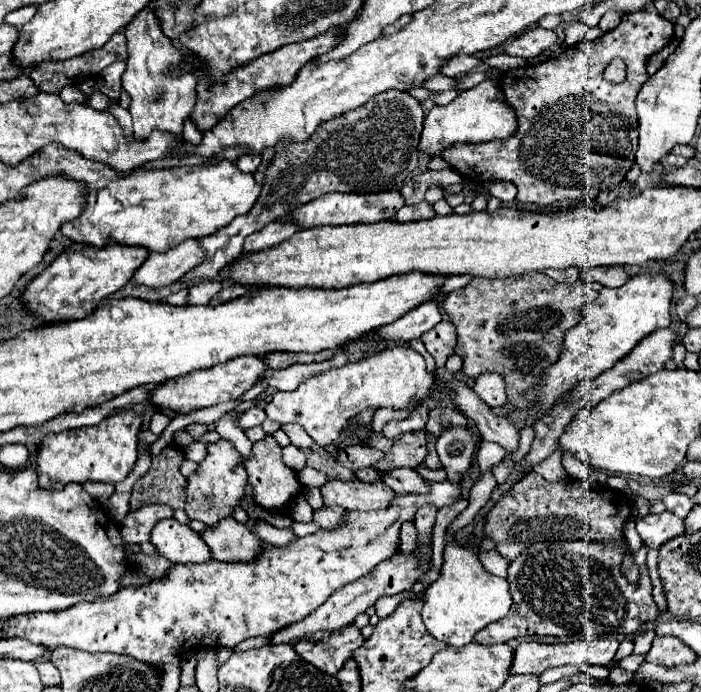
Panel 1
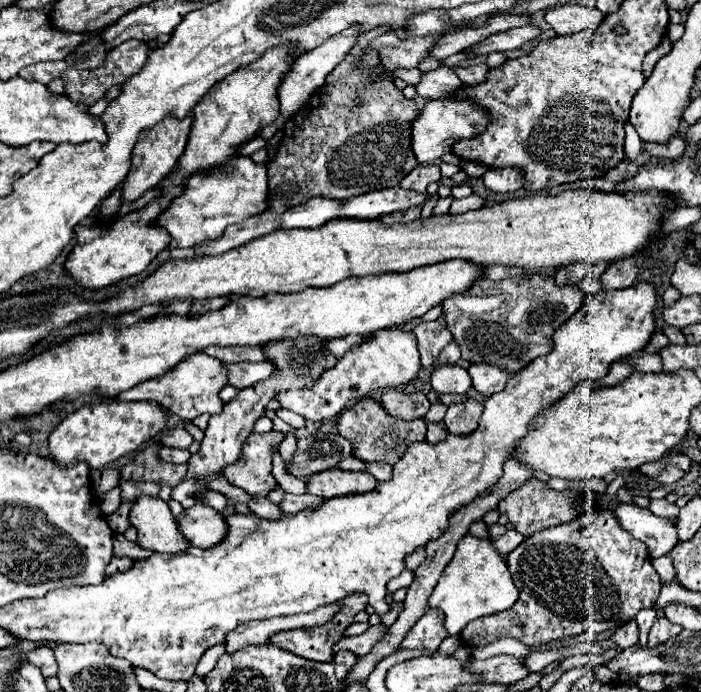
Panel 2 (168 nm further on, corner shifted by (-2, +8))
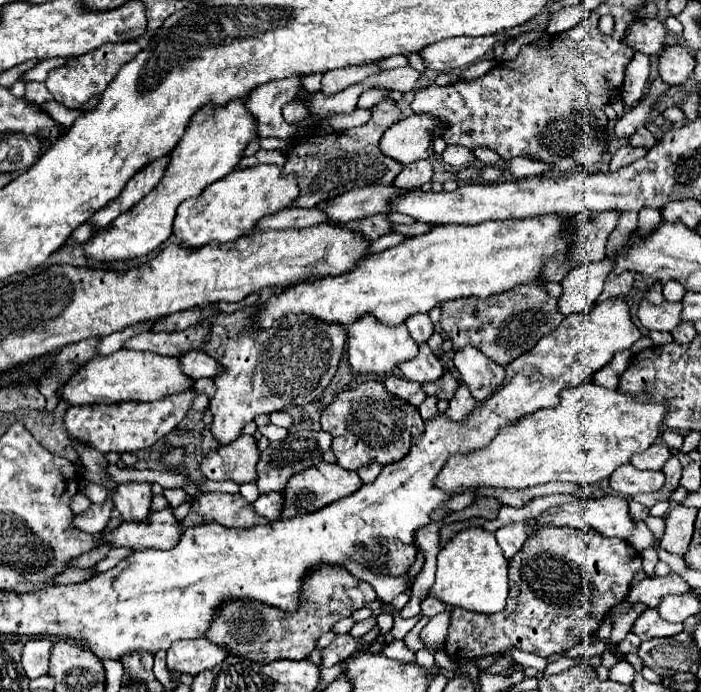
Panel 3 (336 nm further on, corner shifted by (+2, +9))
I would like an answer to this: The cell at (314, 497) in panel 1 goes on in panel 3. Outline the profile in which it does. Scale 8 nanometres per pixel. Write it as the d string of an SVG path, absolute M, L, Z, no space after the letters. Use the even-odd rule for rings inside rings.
M266 425L266 427L258 427L258 431L268 439L268 441L282 441L288 431L282 429L282 427L276 427L276 425Z

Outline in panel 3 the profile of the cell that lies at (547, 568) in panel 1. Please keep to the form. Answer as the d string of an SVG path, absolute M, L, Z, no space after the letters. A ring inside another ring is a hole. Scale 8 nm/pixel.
M546 525L526 539L522 549L510 559L510 597L504 611L496 615L480 615L472 611L452 609L446 635L446 653L454 661L478 659L484 655L502 655L510 647L520 647L540 657L550 657L574 647L574 637L594 635L604 615L628 597L634 575L642 571L640 553L624 539L604 537L598 531Z

